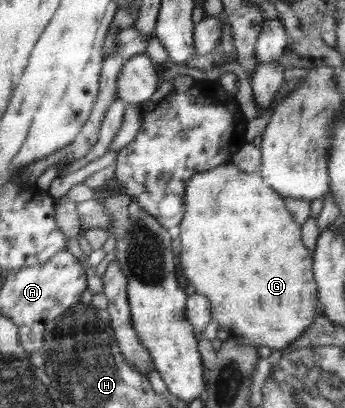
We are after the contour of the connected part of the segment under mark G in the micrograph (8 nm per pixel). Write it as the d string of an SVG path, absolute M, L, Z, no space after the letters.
M231 163L219 165L210 171L193 174L191 181L187 182L187 188L185 188L185 207L185 215L178 225L181 241L179 261L183 269L183 275L195 287L195 291L208 298L212 319L215 319L218 325L227 330L229 338L237 340L239 343L257 347L269 346L272 350L288 349L311 326L315 313L322 313L322 310L318 307L317 285L313 281L315 279L313 277L313 255L303 245L301 241L301 225L295 223L295 219L289 215L285 200L264 181L261 174L257 172L252 174L245 173Z

